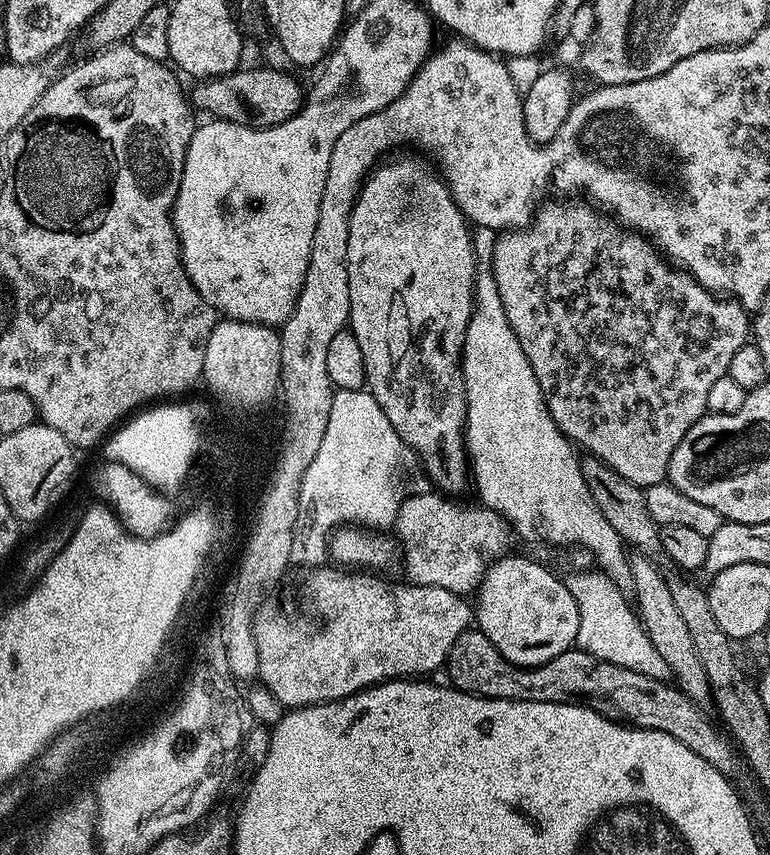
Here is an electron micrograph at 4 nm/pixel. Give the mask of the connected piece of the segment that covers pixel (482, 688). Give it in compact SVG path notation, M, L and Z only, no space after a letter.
M478 630L464 632L446 661L446 673L453 685L462 692L499 700L525 700L526 702L554 702L555 704L580 704L606 718L633 728L649 728L670 734L682 746L694 750L698 758L710 762L733 782L740 782L746 774L746 764L735 743L719 727L712 725L713 717L695 704L675 683L655 680L646 674L634 674L622 666L602 662L579 650L569 650L550 658L550 662L533 668L523 668L510 662Z

